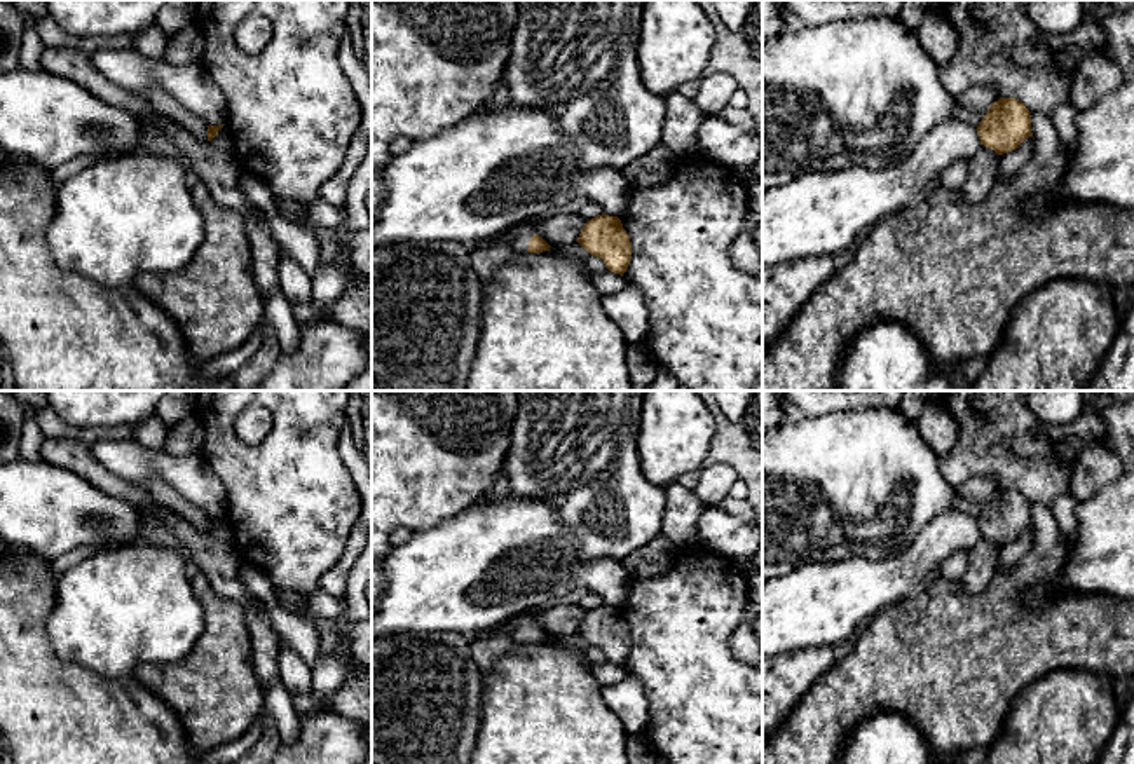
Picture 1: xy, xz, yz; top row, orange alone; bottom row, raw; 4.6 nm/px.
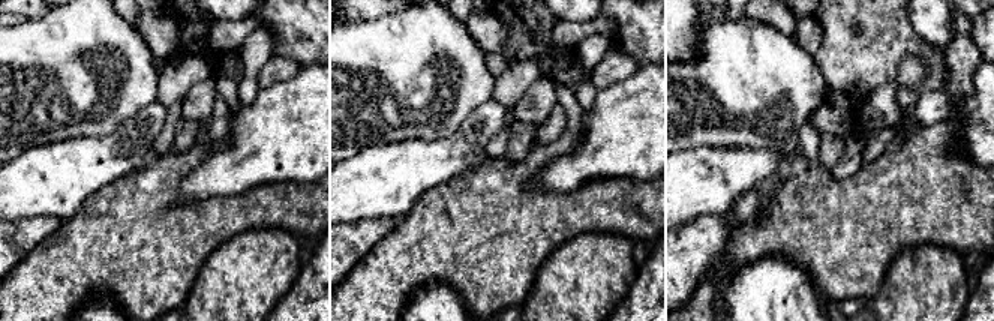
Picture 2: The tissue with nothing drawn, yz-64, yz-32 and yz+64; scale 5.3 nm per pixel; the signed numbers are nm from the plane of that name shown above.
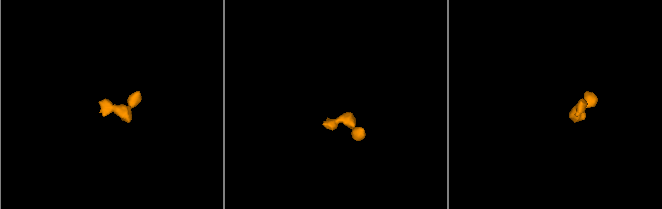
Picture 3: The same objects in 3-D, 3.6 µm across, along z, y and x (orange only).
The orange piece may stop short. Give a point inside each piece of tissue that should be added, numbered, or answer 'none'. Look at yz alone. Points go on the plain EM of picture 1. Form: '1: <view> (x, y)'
none

